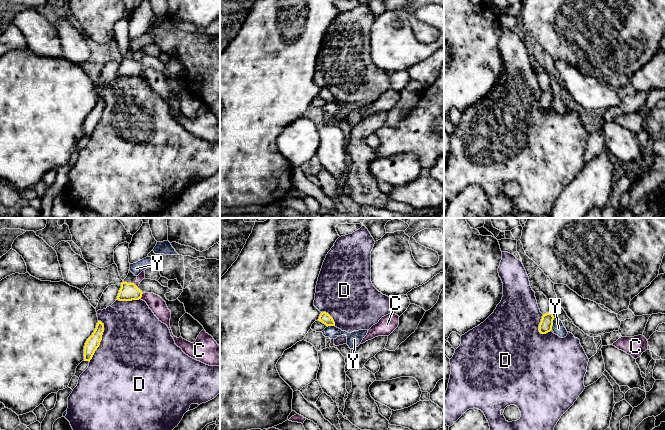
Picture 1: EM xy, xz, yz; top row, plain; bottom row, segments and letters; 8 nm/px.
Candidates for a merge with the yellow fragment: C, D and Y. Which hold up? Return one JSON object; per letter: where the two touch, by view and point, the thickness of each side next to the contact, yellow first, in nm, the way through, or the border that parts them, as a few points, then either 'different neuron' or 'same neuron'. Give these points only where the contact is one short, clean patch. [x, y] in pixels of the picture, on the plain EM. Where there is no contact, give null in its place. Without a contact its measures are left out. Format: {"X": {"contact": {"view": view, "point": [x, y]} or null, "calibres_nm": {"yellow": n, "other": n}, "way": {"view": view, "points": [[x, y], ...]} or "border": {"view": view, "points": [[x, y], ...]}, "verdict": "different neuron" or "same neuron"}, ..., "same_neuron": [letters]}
{"C": {"contact": {"view": "xy", "point": [141, 72]}, "calibres_nm": {"yellow": 140, "other": 130}, "border": {"view": "xy", "points": [[143, 69], [140, 74]]}, "verdict": "different neuron"}, "D": {"contact": {"view": "xy", "point": [100, 117]}, "calibres_nm": {"yellow": 110, "other": 500}, "verdict": "different neuron"}, "Y": {"contact": {"view": "yz", "point": [552, 100]}, "calibres_nm": {"yellow": 110, "other": 100}, "border": {"view": "yz", "points": [[554, 94], [551, 105]]}, "verdict": "different neuron"}, "same_neuron": []}

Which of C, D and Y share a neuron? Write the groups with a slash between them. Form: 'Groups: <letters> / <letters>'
Groups: C / D / Y

